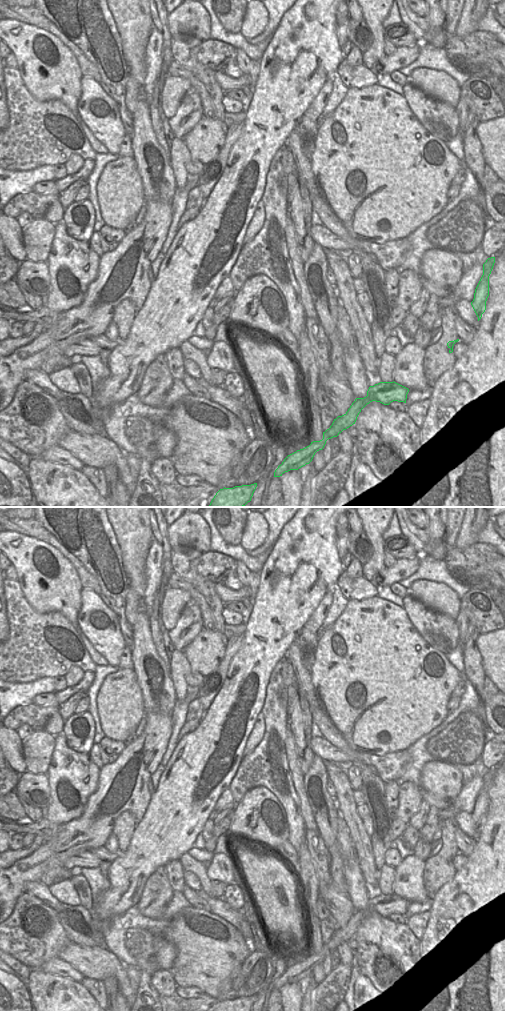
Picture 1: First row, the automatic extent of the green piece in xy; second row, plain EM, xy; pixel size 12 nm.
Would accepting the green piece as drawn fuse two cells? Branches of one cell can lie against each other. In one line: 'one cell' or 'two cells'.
one cell

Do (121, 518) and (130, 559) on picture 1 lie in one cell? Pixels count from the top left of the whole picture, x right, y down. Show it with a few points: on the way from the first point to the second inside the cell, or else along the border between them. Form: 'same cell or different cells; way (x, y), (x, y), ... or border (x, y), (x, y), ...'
same cell; way (130, 528), (130, 549)

